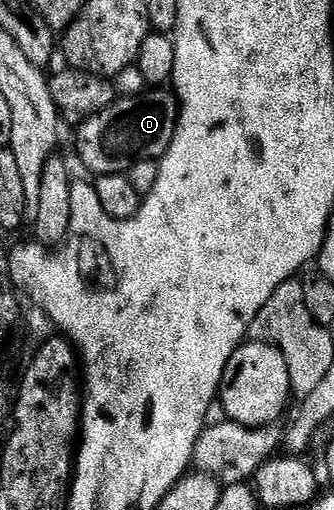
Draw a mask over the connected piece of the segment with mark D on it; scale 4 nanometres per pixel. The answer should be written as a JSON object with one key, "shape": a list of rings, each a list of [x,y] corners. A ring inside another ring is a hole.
{"shape":[[[154,87],[150,93],[142,93],[139,97],[119,96],[104,111],[92,115],[87,121],[77,126],[78,157],[91,169],[91,174],[126,173],[141,161],[158,161],[168,151],[172,139],[176,135],[180,102],[173,92],[166,87]]]}

